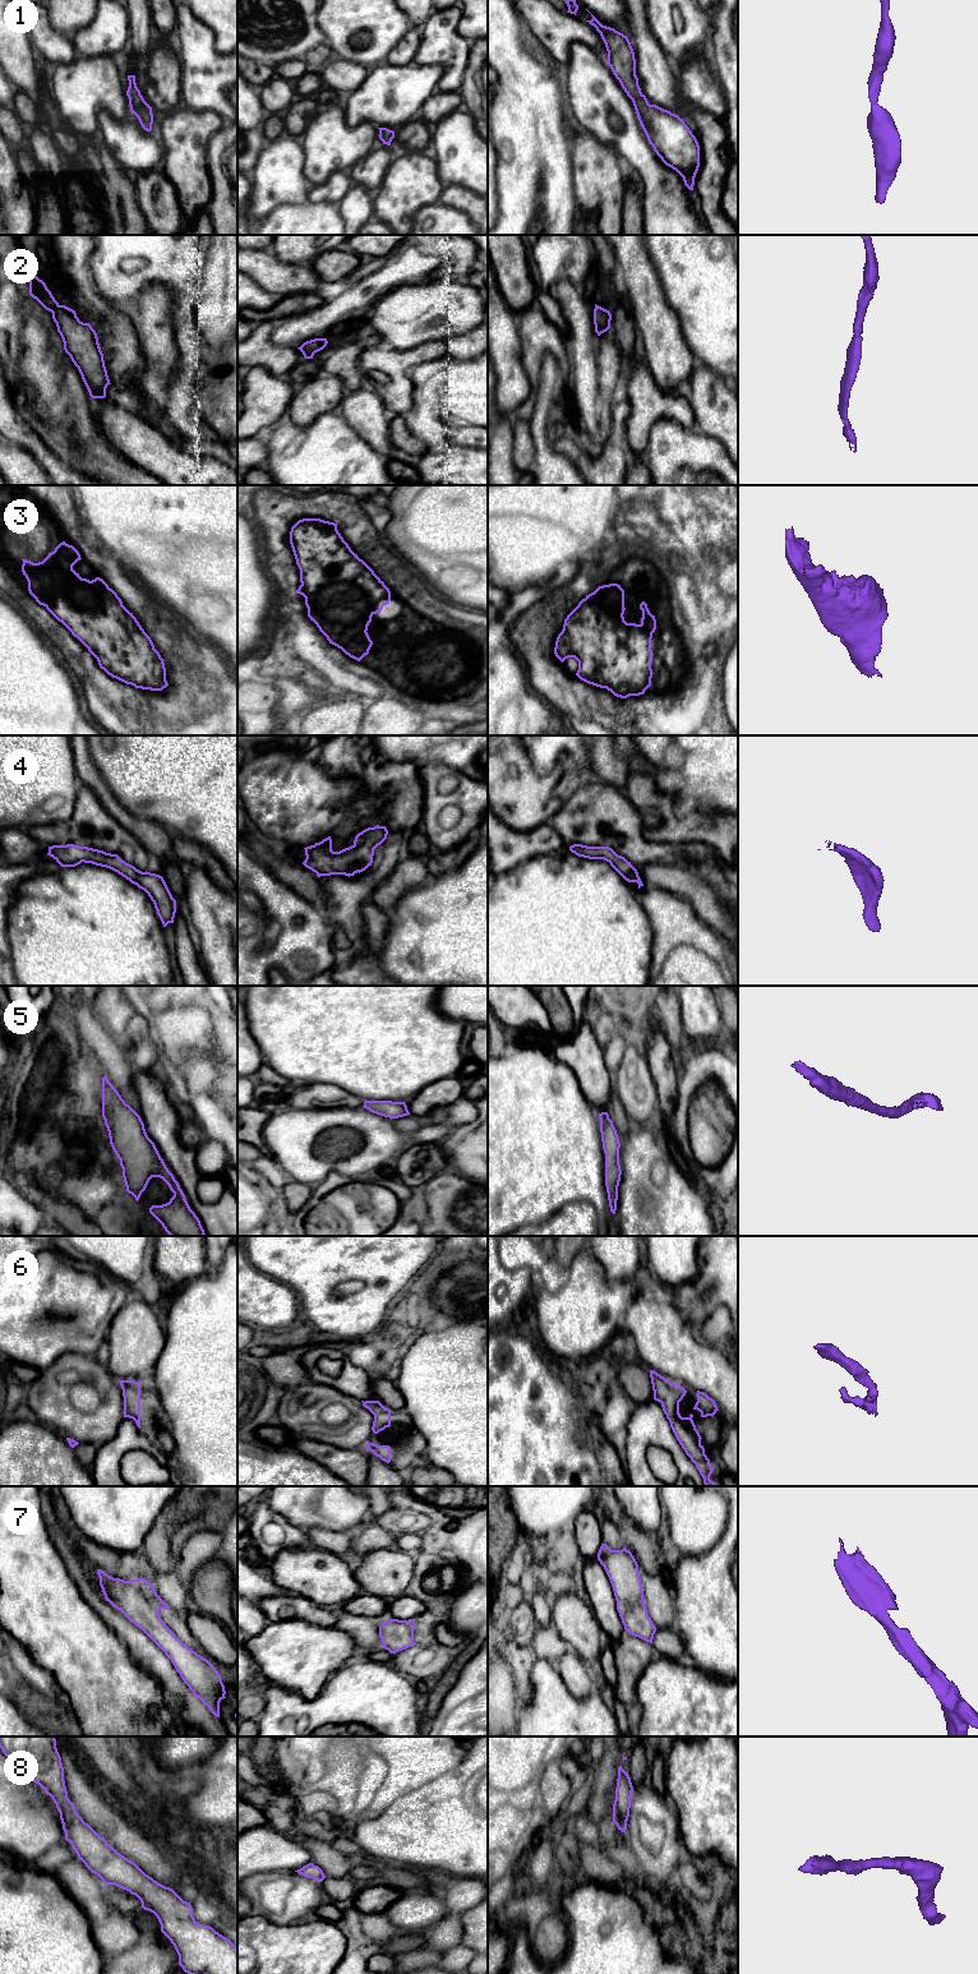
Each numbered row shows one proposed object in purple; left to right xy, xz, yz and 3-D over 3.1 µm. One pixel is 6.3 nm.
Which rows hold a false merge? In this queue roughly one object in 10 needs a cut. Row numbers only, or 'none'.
none

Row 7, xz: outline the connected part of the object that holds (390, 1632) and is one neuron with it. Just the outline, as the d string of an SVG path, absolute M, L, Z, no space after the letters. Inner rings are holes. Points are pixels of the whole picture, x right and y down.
M391 1619L379 1625L379 1637L383 1643L383 1648L391 1654L406 1650L414 1645L414 1629L415 1622Z

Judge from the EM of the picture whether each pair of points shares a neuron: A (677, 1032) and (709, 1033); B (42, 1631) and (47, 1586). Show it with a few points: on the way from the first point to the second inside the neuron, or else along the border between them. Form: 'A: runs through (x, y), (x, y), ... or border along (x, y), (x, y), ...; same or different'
A: border along (679, 1002), (682, 1029), (688, 1045); different
B: runs through (42, 1619), (42, 1597); same

